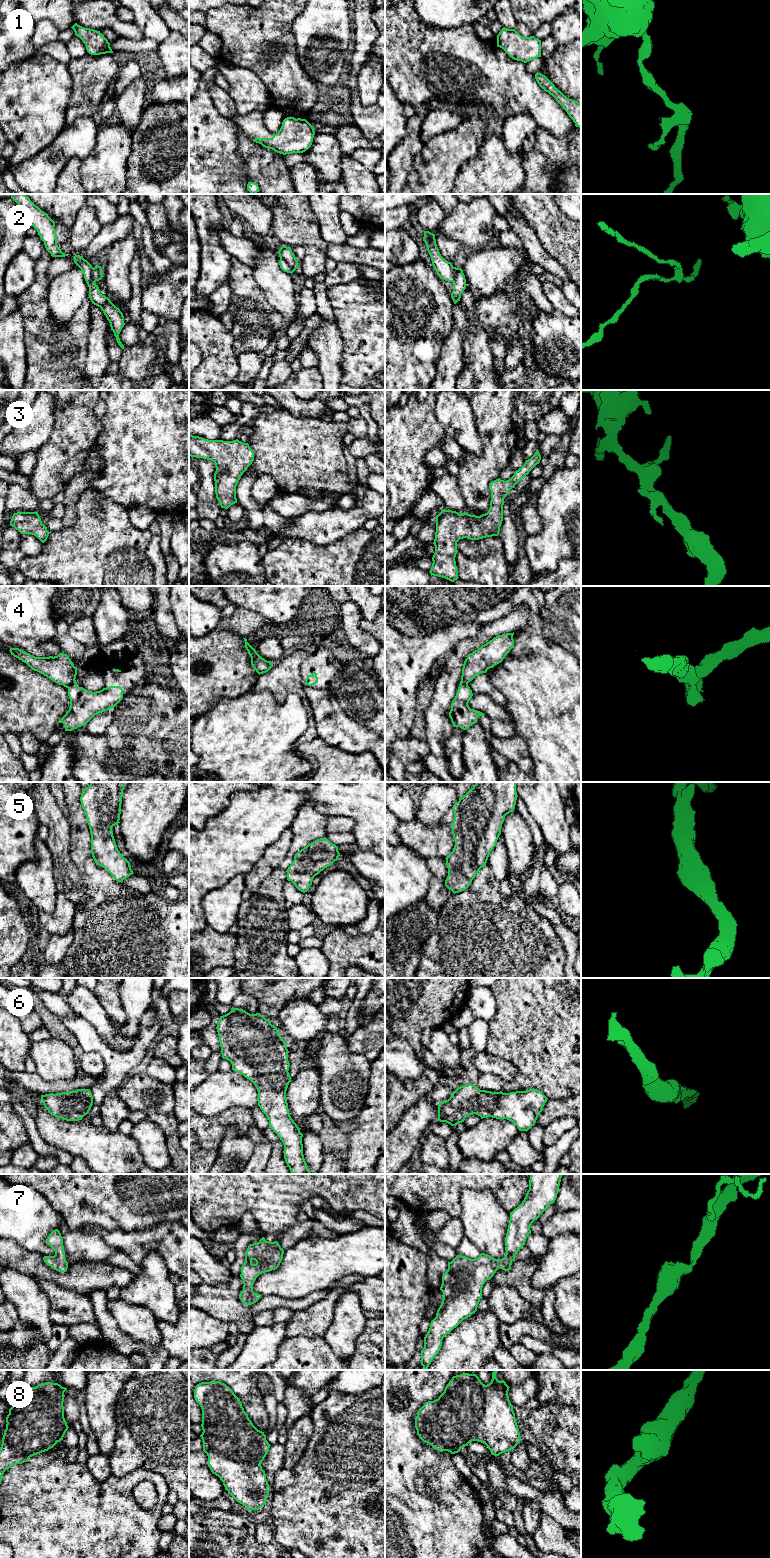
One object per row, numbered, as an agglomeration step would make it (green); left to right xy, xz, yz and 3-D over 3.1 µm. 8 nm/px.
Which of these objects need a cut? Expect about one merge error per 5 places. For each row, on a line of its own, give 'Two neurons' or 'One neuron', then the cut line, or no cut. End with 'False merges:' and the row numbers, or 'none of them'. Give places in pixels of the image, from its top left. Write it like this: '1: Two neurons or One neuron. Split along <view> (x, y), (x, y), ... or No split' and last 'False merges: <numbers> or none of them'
1: One neuron. No split
2: Two neurons. Split along xz (280, 257), (295, 269)
3: One neuron. No split
4: Two neurons. Split along xy (75, 680), (67, 687)
5: One neuron. No split
6: One neuron. No split
7: One neuron. No split
8: One neuron. No split
False merges: 2, 4

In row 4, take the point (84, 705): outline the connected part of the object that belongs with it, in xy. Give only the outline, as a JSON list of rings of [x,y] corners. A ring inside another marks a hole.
[[[76,680],[68,687],[70,707],[58,721],[65,725],[65,731],[72,731],[86,725],[95,715],[115,707],[123,698],[120,686],[110,686],[92,692],[78,687]]]

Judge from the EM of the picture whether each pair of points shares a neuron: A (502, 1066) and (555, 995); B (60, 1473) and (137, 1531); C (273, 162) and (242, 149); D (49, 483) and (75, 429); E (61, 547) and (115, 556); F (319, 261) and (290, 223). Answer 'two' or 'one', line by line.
A: two
B: one
C: one
D: one
E: one
F: one

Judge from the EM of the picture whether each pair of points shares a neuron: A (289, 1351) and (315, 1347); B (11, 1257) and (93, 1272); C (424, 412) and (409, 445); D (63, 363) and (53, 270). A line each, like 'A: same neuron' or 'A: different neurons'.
A: same neuron
B: same neuron
C: same neuron
D: different neurons

